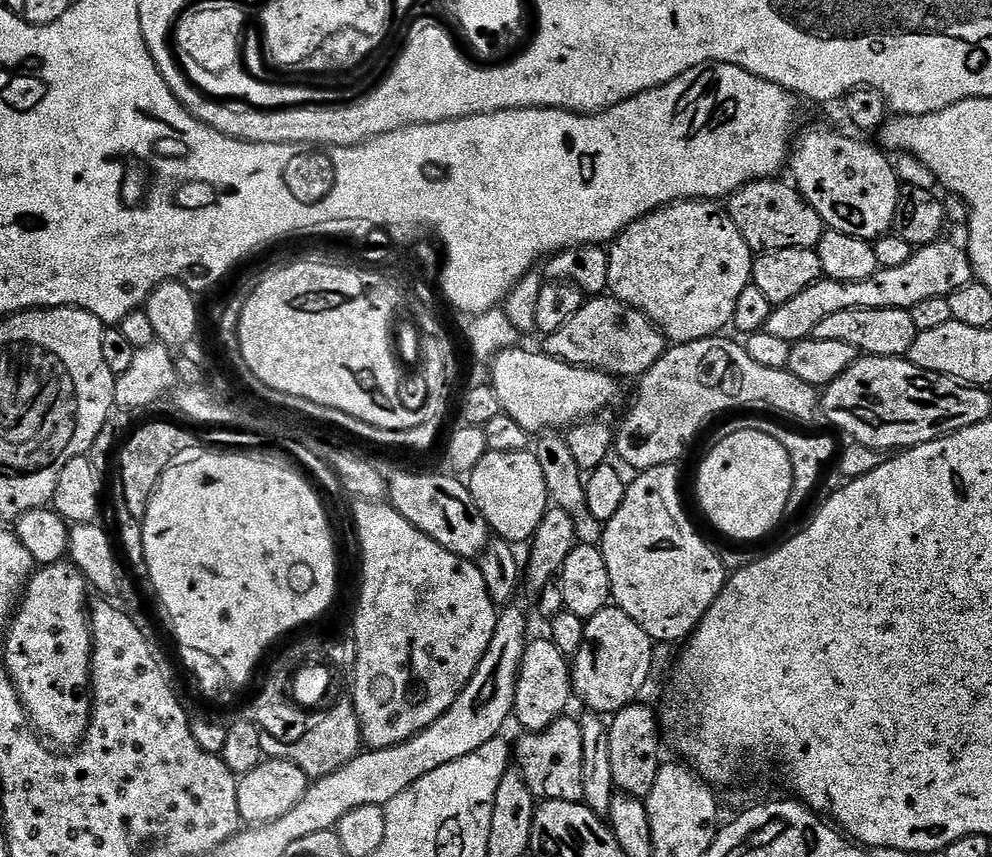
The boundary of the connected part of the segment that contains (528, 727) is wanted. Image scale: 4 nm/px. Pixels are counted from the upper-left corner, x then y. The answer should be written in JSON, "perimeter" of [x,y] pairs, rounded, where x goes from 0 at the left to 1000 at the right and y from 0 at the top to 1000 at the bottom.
{"perimeter":[[[554,744],[533,746],[526,763],[521,786],[520,813],[518,814],[518,840],[525,845],[529,855],[550,854],[552,848],[574,828],[573,820],[579,817],[577,806],[577,781],[574,767],[558,754]]]}

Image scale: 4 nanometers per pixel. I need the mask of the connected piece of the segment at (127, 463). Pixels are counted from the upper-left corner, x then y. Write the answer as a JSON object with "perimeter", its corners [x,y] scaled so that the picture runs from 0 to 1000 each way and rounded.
{"perimeter":[[[175,492],[147,494],[151,495],[143,496],[126,516],[125,524],[121,527],[121,569],[119,569],[119,574],[120,578],[127,581],[127,592],[139,608],[144,608],[149,594],[149,582],[152,581],[153,573],[157,571],[157,565],[163,558],[163,553],[186,530],[193,529],[195,526],[193,523],[198,518],[197,506],[180,499],[177,495],[171,495]]]}

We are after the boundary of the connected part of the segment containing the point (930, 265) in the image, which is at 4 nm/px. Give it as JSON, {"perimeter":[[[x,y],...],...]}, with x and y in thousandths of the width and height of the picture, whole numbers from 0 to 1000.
{"perimeter":[[[932,285],[920,293],[917,306],[900,313],[888,313],[877,324],[869,329],[845,329],[828,324],[808,343],[796,348],[796,352],[781,356],[772,376],[769,386],[781,390],[783,394],[790,396],[793,401],[803,401],[805,397],[816,396],[825,380],[837,366],[845,366],[849,362],[885,362],[886,359],[913,359],[918,362],[933,348],[956,345],[962,338],[981,330],[980,307],[975,293],[964,285]]]}

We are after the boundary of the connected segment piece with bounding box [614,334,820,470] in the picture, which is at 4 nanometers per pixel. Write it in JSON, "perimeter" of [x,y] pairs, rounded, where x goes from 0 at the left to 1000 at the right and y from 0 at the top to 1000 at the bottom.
{"perimeter":[[[723,390],[711,397],[677,401],[665,414],[663,422],[644,440],[645,459],[633,487],[620,501],[619,527],[625,531],[626,543],[634,541],[640,548],[648,548],[681,541],[713,490],[741,476],[774,475],[783,481],[778,483],[791,485],[786,488],[803,496],[815,495],[825,485],[827,462],[824,454],[808,446],[808,441],[800,441],[793,429],[775,432],[760,422],[760,418],[752,413],[749,400],[741,401],[730,394]]]}

